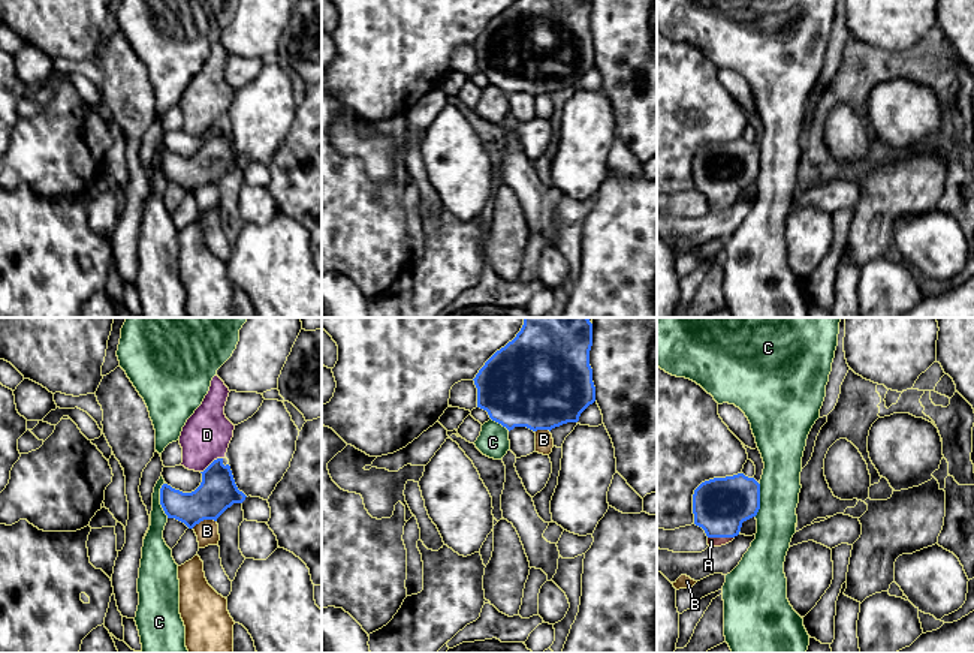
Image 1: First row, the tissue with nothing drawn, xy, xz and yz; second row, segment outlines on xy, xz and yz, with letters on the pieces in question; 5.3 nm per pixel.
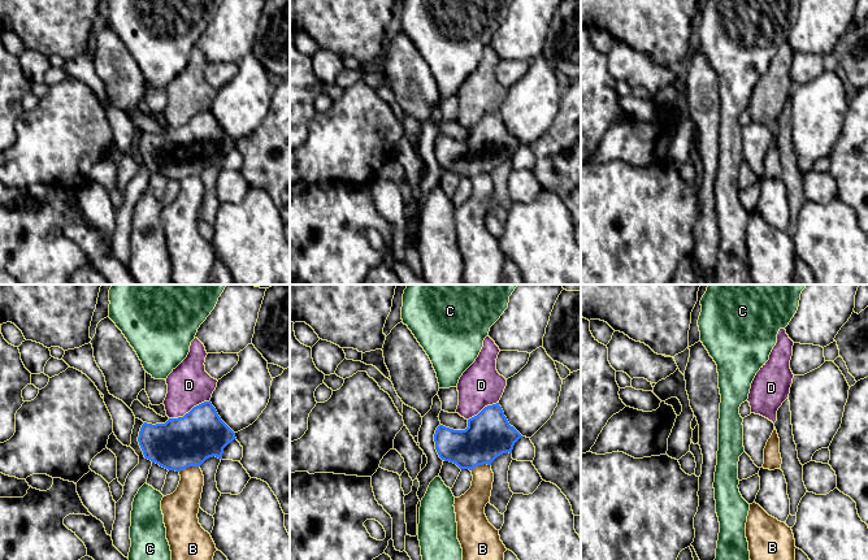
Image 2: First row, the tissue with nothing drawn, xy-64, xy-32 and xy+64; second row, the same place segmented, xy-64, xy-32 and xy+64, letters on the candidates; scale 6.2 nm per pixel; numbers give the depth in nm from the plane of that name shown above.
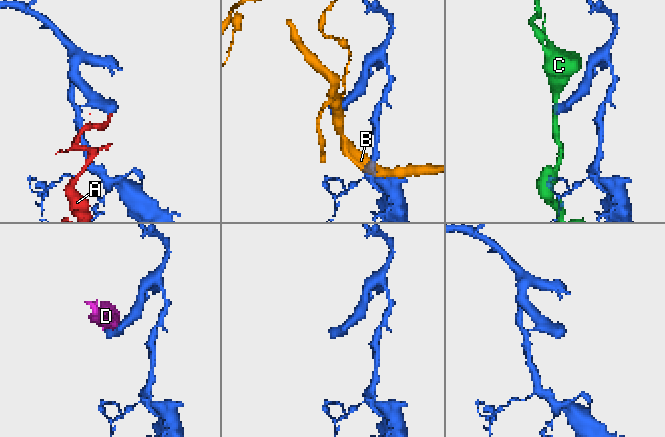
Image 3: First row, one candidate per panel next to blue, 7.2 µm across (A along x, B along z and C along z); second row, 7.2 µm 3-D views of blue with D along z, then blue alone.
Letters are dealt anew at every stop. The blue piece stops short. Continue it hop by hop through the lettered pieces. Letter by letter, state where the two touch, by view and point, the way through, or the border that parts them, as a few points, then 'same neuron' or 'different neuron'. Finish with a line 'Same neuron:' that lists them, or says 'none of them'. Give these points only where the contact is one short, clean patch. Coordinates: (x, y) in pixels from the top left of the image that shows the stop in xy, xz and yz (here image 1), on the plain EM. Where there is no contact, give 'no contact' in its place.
A: contact yz (721, 201); way yz (720, 169), (721, 201), (711, 205); same neuron
B: contact xy (204, 183); different neuron
C: contact xy (160, 165); border xy (163, 147), (160, 169), (168, 181); different neuron
D: contact xy (213, 126); different neuron
Same neuron: A

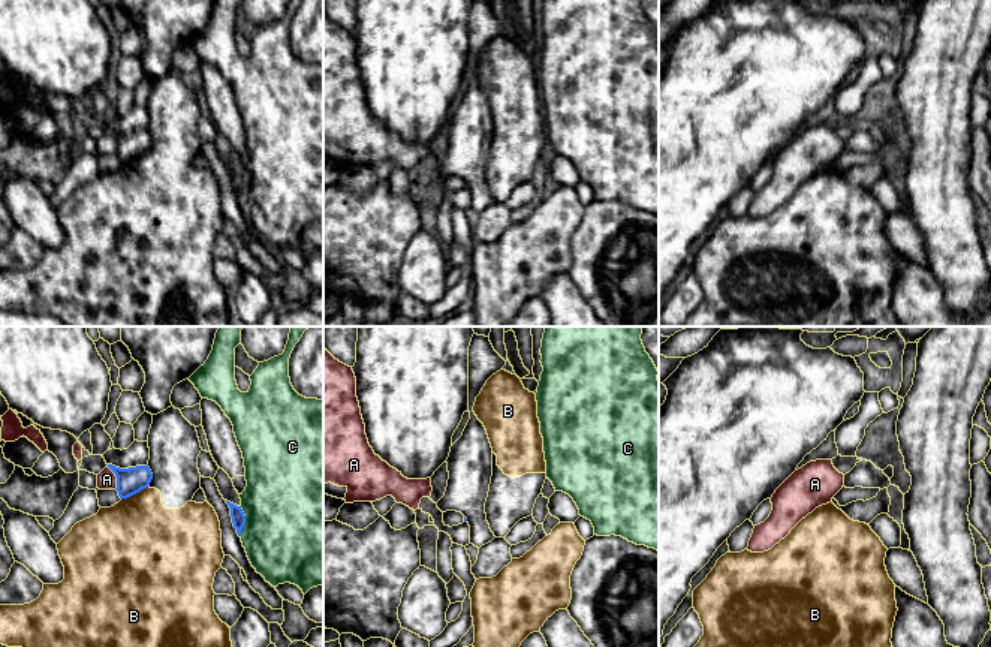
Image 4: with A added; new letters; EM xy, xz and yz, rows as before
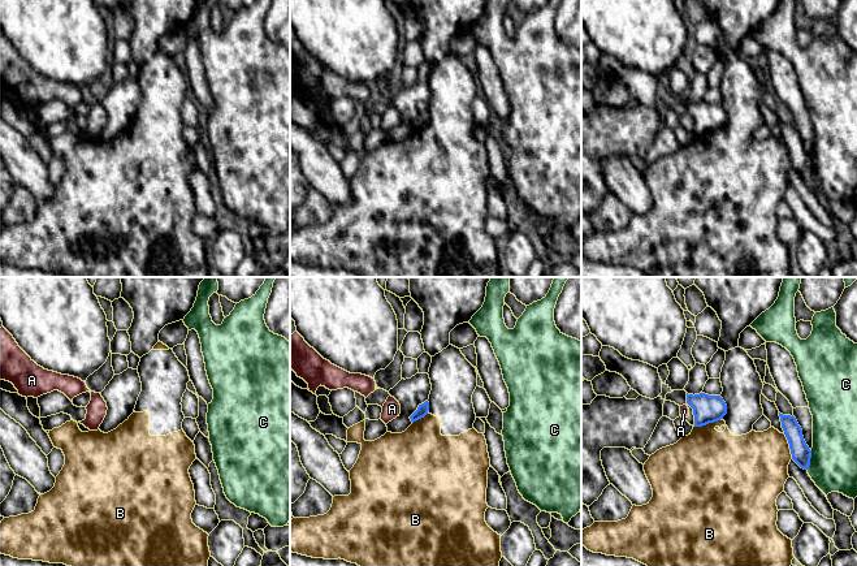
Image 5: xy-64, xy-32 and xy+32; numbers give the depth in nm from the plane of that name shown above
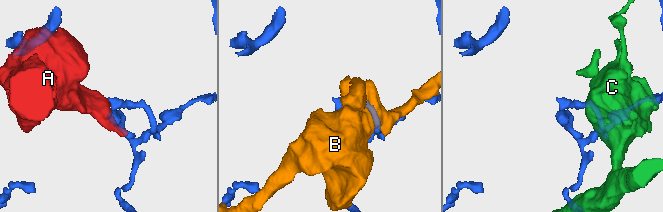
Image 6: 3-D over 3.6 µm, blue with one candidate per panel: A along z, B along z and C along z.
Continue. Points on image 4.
A: contact xy (117, 143); border xy (107, 131), (116, 141), (116, 153); different neuron
B: contact xy (133, 158); different neuron
C: contact xy (244, 186); different neuron
Same neuron: none of them

